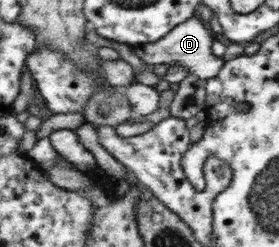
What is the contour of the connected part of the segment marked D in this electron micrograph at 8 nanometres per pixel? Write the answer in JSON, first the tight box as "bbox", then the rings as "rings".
{"bbox":[132,16,226,80],"rings":[[[195,16],[178,24],[169,34],[166,34],[157,42],[139,44],[132,47],[135,54],[150,65],[167,64],[168,66],[184,66],[187,75],[191,74],[197,78],[208,80],[215,78],[222,71],[222,66],[226,63],[223,57],[217,56],[213,52],[215,40],[211,31],[212,29],[209,30],[199,16]]]}

